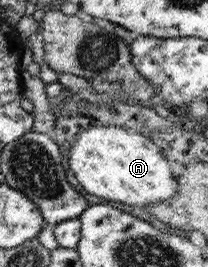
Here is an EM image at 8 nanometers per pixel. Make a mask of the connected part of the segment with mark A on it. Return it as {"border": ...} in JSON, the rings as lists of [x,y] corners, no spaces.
{"border":[[[113,125],[107,127],[89,126],[75,136],[73,146],[70,146],[68,152],[68,165],[77,183],[87,193],[101,197],[101,199],[119,201],[119,203],[131,205],[131,207],[146,209],[147,205],[161,203],[177,194],[177,181],[173,179],[169,162],[159,147],[140,133],[131,132],[122,127],[113,127]]]}

